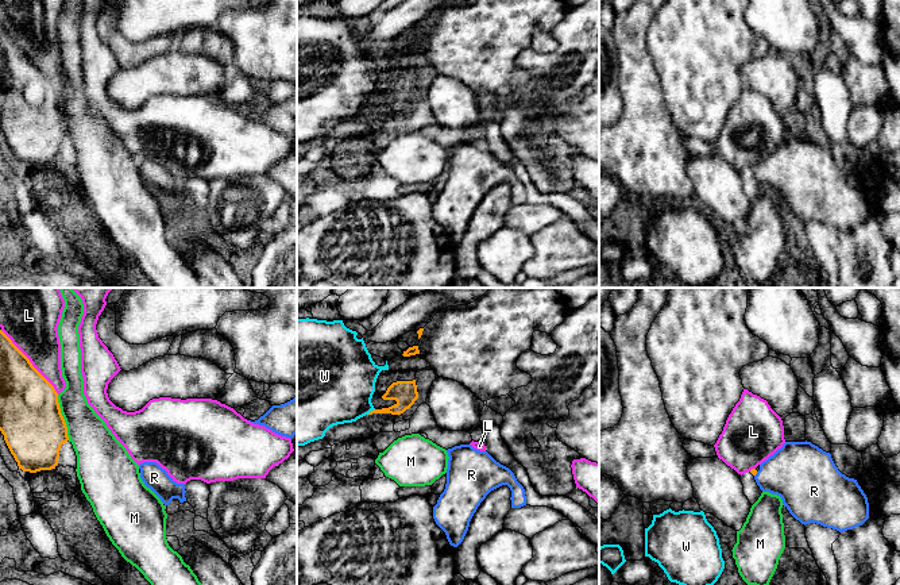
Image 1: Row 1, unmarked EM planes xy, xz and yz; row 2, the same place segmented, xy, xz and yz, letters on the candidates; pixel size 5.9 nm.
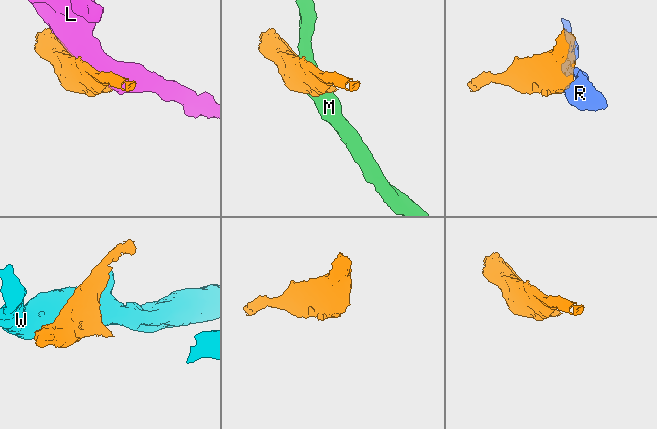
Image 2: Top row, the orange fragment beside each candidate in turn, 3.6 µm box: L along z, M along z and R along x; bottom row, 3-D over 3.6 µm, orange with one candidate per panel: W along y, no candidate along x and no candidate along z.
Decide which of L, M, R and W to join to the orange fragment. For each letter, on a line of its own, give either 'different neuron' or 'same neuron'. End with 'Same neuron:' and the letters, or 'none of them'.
L: different neuron
M: different neuron
R: same neuron
W: different neuron
Same neuron: R

